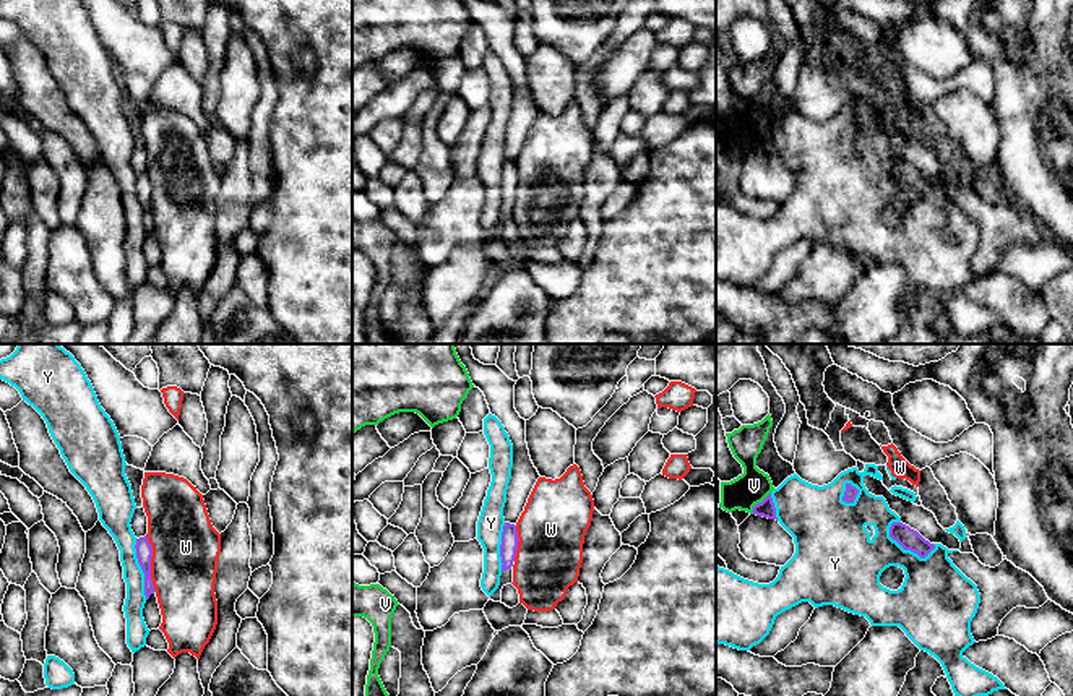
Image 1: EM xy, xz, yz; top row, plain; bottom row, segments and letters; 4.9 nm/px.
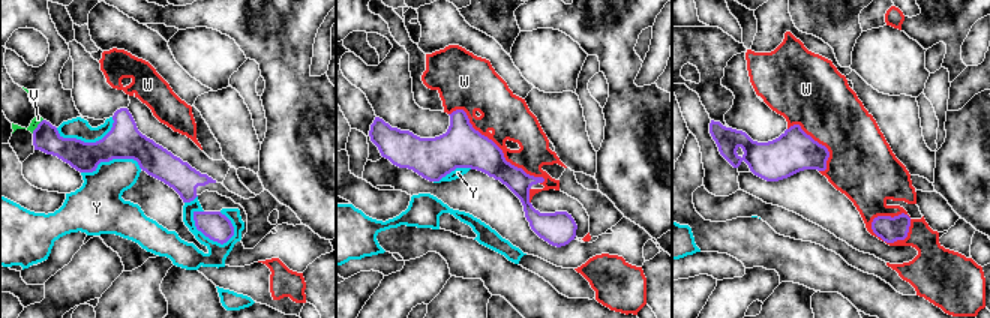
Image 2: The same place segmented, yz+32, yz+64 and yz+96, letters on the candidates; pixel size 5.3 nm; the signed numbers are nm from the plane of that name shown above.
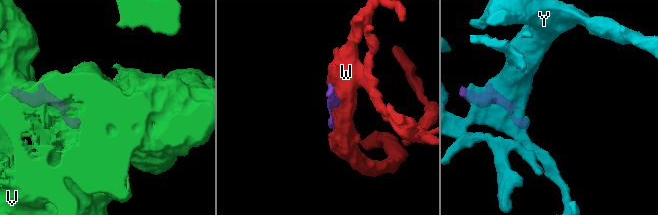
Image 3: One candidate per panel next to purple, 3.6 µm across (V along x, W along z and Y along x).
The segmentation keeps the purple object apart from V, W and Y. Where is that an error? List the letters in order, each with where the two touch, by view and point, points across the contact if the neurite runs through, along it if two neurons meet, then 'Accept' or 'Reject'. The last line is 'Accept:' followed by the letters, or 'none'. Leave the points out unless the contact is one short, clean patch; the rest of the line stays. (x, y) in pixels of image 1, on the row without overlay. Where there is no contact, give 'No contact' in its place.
V: Touches purple at yz (758, 140). Boundary: yz (770, 128), (754, 143), (752, 150). Reject
W: Touches purple at xy (150, 200). Reject
Y: Touches purple at yz (909, 185). Reject
Accept: none

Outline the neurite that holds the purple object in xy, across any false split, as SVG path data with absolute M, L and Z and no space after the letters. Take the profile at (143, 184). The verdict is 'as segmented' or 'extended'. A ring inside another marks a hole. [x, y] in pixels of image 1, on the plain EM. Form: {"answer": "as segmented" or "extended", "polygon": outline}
{"answer": "as segmented", "polygon": "M140 174L136 175L136 195L138 200L144 209L144 232L146 237L149 235L151 230L154 230L154 222L153 222L153 216L151 216L151 193L153 193L153 183L148 177L148 174Z"}

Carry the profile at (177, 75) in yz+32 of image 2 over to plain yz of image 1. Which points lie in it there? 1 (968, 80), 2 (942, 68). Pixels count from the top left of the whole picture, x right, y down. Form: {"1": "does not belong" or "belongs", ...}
{"1": "belongs", "2": "does not belong"}

